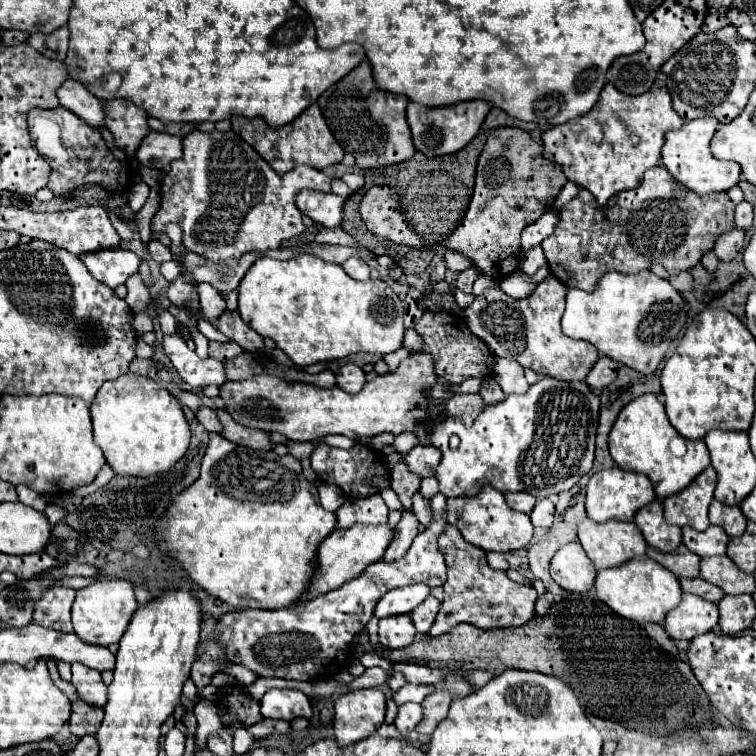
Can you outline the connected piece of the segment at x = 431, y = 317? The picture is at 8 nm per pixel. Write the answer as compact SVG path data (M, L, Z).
M427 311L421 321L415 325L415 331L423 337L423 351L429 351L435 359L435 373L439 377L445 377L449 383L463 383L471 377L485 377L491 373L493 367L493 353L489 347L475 337L469 327L465 325L465 319L461 315L453 313L433 313Z

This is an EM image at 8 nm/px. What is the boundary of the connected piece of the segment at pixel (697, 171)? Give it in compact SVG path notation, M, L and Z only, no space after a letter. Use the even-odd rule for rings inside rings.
M701 117L687 121L681 129L665 133L665 145L661 149L661 161L669 169L669 173L681 181L681 185L693 189L695 193L713 193L713 191L729 191L739 183L741 167L735 161L721 161L711 155L709 141L717 131L719 121L715 117Z

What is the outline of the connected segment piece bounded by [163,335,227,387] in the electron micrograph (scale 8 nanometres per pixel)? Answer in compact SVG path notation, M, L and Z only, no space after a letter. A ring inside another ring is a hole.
M165 335L163 349L171 359L179 377L191 387L205 387L205 385L221 387L227 381L225 367L221 361L213 357L199 359L197 353L191 351L179 335Z

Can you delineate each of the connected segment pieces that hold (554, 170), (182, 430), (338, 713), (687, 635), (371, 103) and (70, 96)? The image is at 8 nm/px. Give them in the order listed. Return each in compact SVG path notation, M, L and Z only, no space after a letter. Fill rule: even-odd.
M497 127L487 133L485 149L477 163L477 179L469 209L459 227L443 241L447 249L473 259L473 265L493 279L503 279L519 265L519 235L543 213L551 211L553 201L567 177L561 165L543 157L543 147L517 127Z
M123 375L115 381L105 383L95 401L91 403L91 419L93 419L93 433L95 443L103 449L107 463L113 467L117 475L137 475L137 477L149 477L157 473L169 471L189 449L191 431L187 425L187 419L183 415L183 409L179 401L163 387L159 387L155 381L145 377L131 377Z
M377 687L357 689L335 699L333 729L339 745L351 745L375 733L385 717L385 693Z
M683 593L681 603L671 609L665 617L665 631L669 637L693 641L701 633L709 633L719 619L719 611L715 603L709 603L697 595Z
M375 89L365 99L341 97L341 95L325 99L325 95L321 95L317 99L317 103L323 111L323 117L331 129L331 133L337 137L337 141L345 149L345 153L359 155L359 157L355 157L355 161L361 169L393 165L399 161L407 161L415 155L417 149L413 145L411 129L405 119L405 109L409 103L409 99L405 95L393 95L393 93Z
M67 79L61 89L57 91L59 103L79 115L87 125L101 129L105 127L105 109L101 99L87 91L87 87L75 79Z

